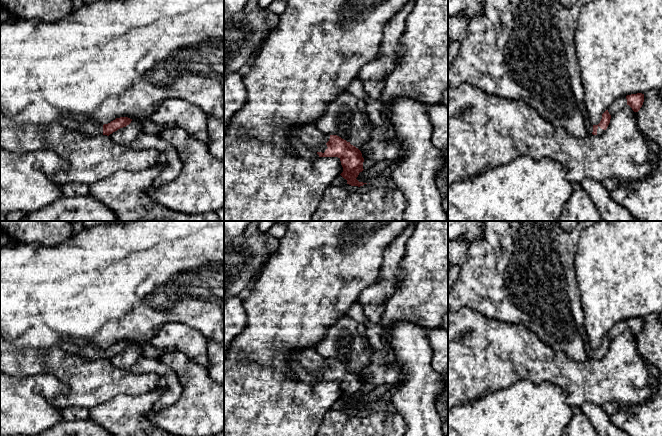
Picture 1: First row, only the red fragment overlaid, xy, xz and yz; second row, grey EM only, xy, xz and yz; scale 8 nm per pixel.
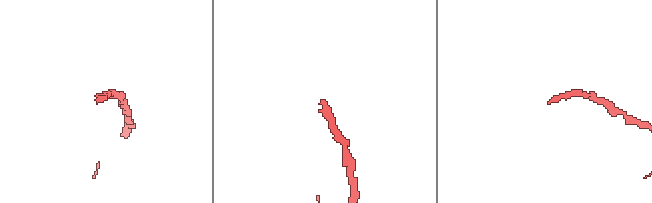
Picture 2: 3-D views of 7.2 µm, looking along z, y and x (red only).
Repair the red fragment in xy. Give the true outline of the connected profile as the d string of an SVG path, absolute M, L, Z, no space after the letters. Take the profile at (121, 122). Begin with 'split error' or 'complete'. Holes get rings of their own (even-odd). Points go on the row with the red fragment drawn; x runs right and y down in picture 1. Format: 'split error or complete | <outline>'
split error | M120 117L111 121L108 124L101 124L96 121L81 121L77 130L86 135L107 135L109 136L113 132L117 131L120 128L126 127L131 123L132 119L128 117Z

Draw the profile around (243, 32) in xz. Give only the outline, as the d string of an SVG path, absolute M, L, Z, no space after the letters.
M266 9L251 12L224 12L224 75L246 70L255 48L268 30Z

